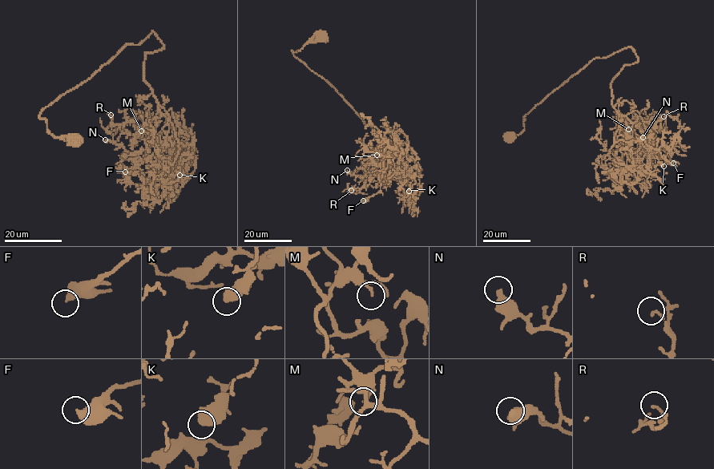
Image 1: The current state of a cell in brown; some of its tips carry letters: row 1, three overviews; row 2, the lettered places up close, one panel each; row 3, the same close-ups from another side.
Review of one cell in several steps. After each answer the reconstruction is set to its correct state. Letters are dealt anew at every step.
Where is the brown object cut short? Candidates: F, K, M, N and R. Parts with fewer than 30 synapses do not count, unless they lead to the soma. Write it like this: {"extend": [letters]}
{"extend": ["N"]}

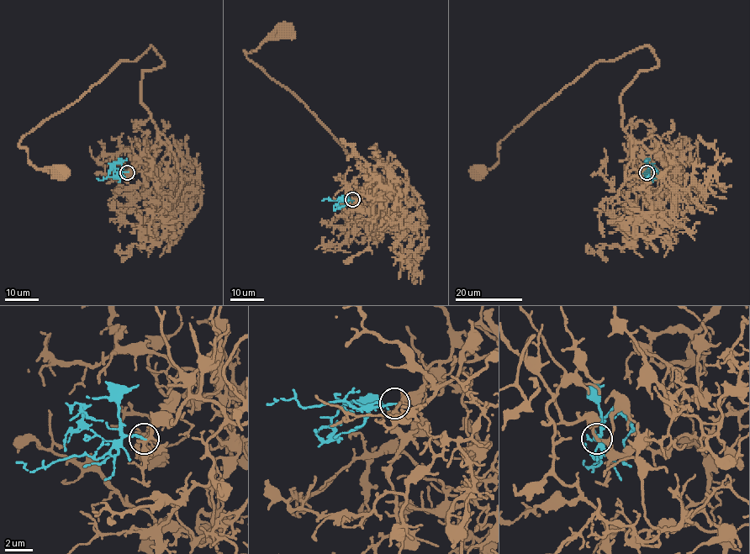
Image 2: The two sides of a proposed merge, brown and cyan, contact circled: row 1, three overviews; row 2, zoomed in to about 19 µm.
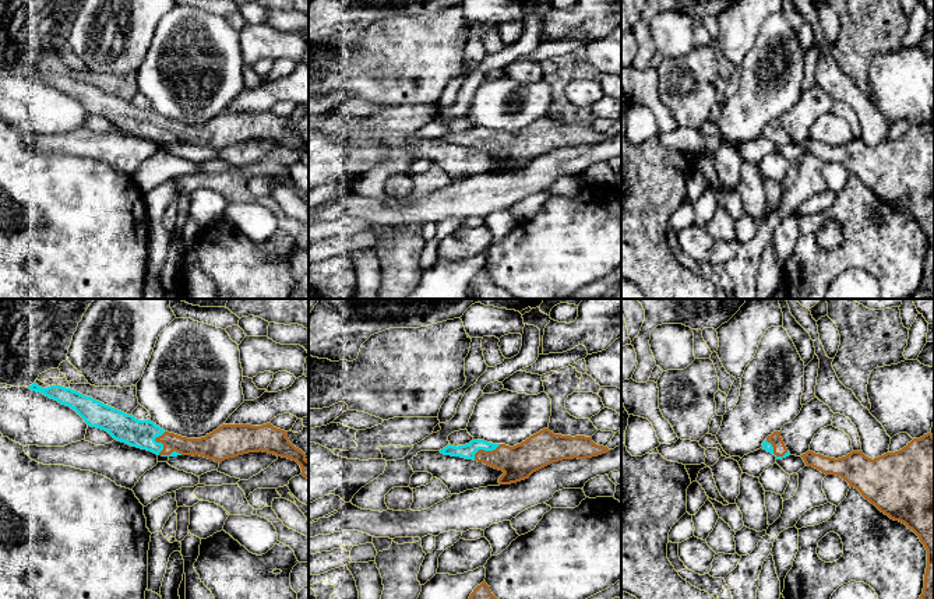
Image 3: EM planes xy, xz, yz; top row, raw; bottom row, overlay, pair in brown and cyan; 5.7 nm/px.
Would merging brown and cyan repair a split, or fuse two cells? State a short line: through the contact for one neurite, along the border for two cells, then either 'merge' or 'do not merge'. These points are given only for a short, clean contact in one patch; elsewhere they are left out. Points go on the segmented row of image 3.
line xz (518, 462), (483, 450), (466, 451); merge

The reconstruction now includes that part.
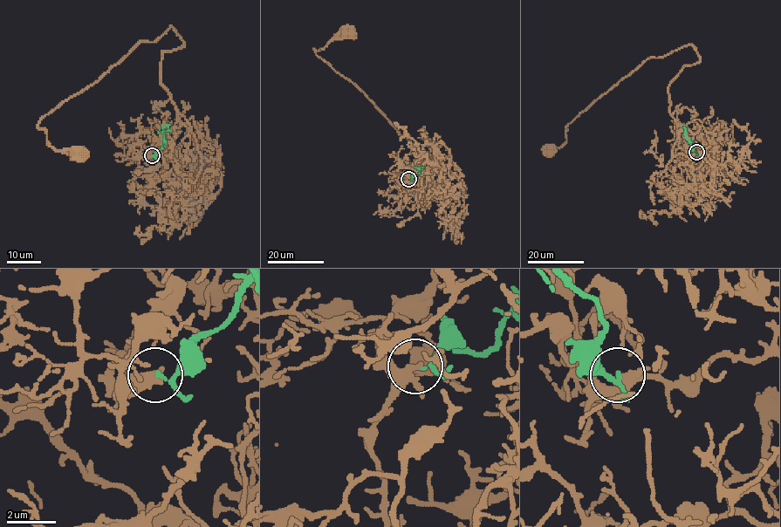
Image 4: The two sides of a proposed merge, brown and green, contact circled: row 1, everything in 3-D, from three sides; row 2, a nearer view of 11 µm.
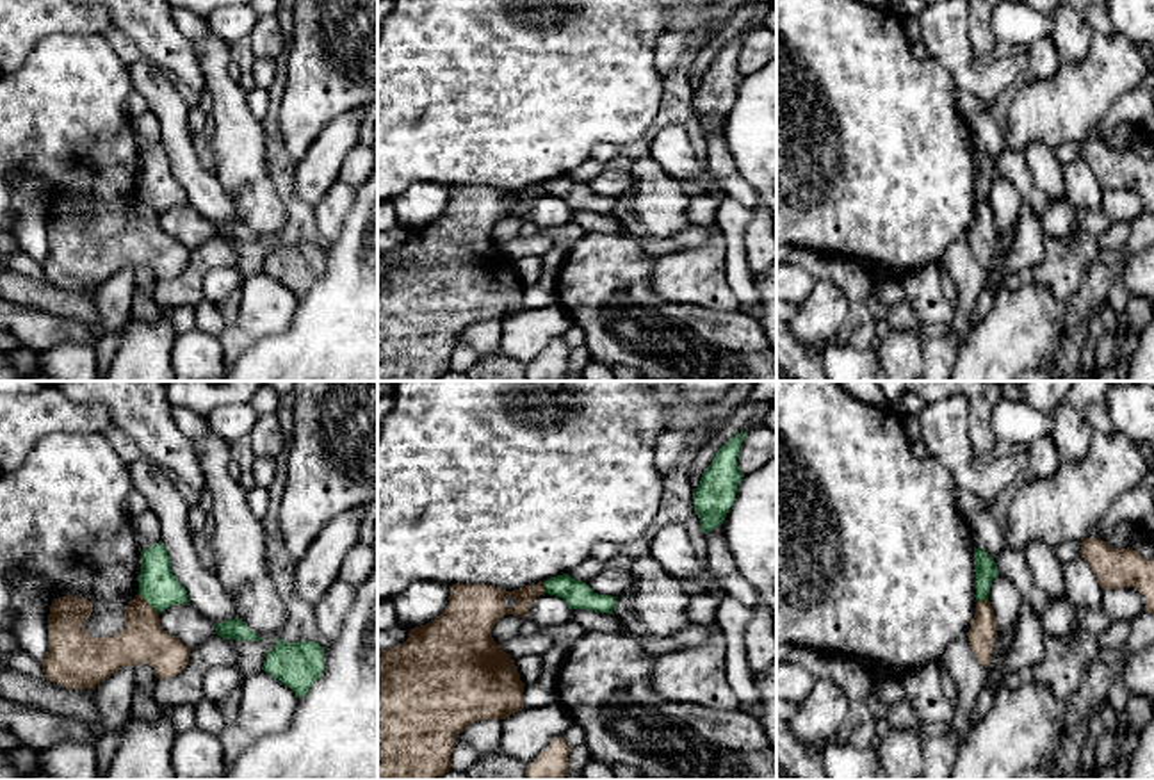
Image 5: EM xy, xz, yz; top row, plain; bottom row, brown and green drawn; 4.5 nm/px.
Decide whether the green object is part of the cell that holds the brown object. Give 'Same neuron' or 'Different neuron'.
Different neuron

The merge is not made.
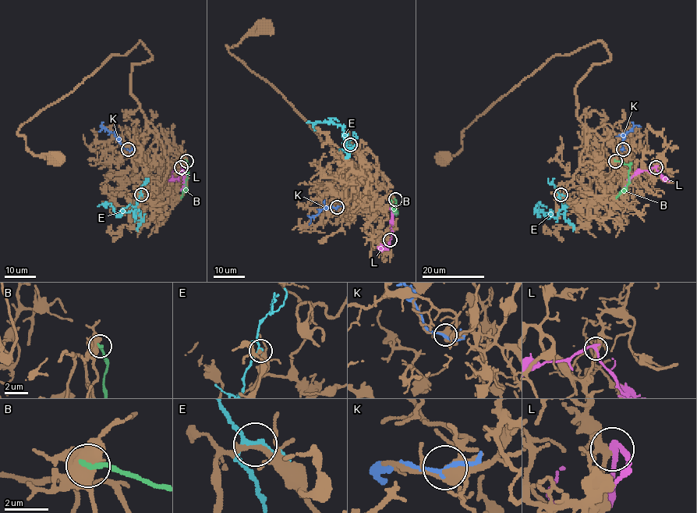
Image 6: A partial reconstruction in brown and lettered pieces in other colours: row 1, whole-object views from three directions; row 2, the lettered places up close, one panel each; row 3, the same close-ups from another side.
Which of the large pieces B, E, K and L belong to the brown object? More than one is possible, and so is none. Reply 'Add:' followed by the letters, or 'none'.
Add: none

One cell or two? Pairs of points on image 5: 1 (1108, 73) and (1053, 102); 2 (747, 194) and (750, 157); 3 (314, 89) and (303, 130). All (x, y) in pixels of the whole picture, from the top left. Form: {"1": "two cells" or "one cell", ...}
{"1": "one cell", "2": "two cells", "3": "one cell"}

